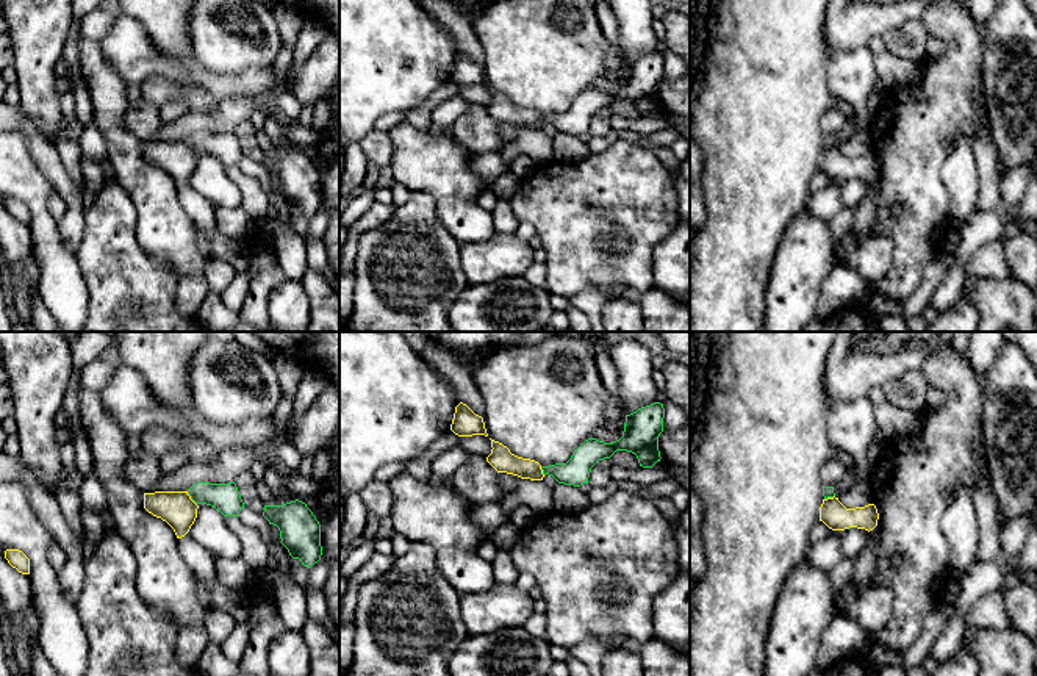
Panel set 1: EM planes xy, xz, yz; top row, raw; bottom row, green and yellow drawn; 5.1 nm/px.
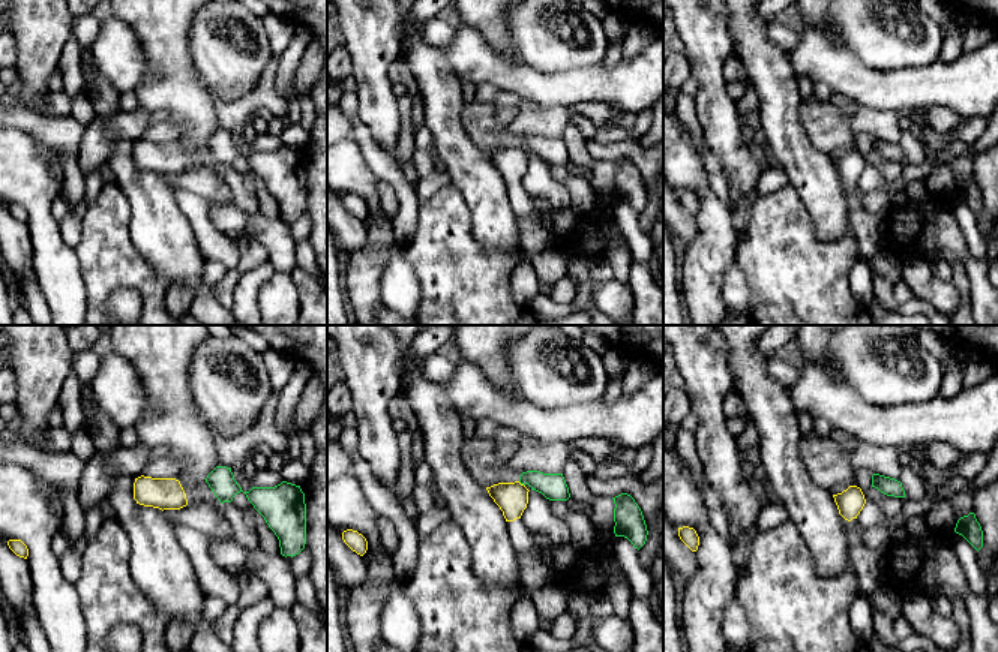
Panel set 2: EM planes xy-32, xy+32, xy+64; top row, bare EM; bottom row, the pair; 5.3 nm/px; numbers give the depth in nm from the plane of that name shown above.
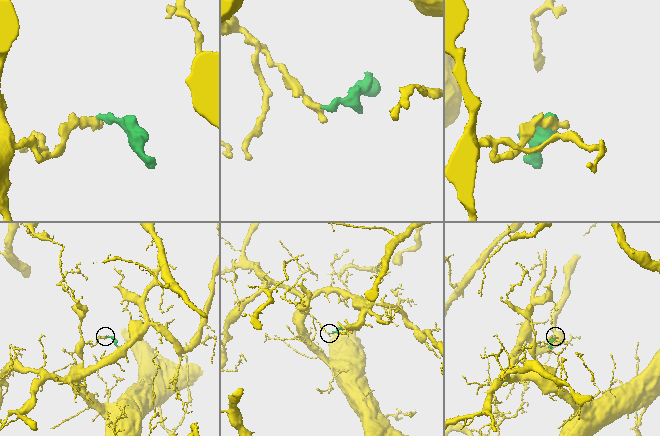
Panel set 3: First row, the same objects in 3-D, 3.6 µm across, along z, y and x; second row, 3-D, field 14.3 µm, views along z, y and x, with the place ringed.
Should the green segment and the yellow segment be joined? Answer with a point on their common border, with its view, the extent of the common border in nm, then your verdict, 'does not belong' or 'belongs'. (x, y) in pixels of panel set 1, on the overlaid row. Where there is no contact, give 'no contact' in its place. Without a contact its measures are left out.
xy (191, 498) | 90 nm | does not belong

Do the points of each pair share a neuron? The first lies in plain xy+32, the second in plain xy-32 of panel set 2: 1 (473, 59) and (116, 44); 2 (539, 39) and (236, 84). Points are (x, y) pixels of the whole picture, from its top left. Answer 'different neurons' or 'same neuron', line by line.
1: same neuron
2: same neuron

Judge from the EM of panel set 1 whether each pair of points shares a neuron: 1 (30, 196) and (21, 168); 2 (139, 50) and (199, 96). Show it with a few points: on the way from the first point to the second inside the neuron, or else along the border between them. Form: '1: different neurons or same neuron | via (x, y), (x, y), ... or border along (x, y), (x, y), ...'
1: same neuron | via (30, 190), (21, 174)
2: different neurons | border along (143, 82), (152, 75), (188, 79), (211, 96)

